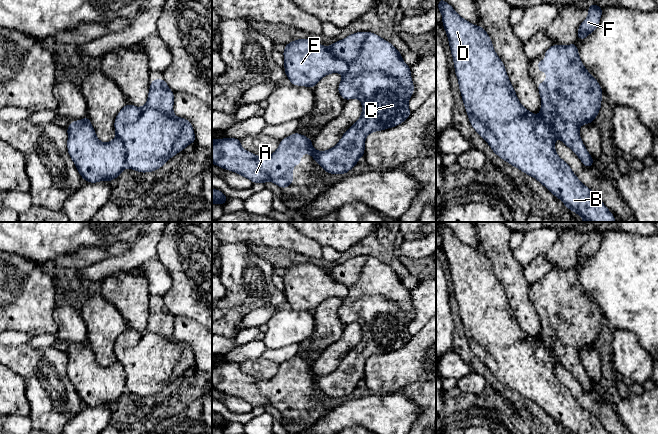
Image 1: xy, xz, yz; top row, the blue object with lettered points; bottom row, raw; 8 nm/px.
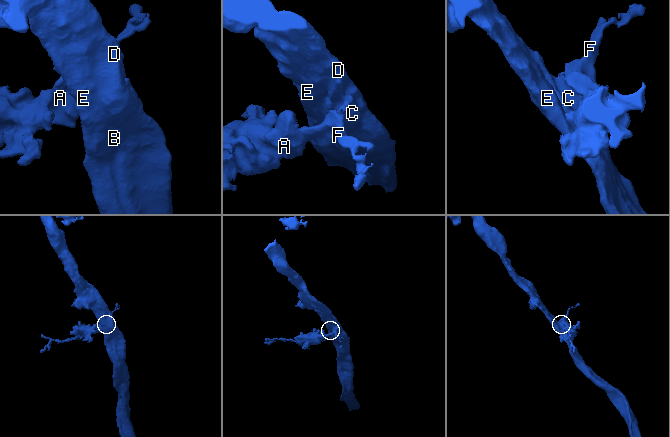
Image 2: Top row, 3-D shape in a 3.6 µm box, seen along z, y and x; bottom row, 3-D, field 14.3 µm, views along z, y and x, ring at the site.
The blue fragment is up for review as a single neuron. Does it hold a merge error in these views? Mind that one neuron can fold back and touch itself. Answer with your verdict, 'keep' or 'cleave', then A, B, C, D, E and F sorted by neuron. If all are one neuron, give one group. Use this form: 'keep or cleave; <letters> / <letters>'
keep; A B C D E F

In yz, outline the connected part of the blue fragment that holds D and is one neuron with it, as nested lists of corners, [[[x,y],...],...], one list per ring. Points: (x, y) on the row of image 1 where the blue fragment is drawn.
[[[439,0],[437,9],[442,14],[463,104],[475,131],[496,155],[538,180],[565,204],[566,209],[580,215],[583,222],[616,222],[602,200],[578,179],[569,164],[555,151],[555,139],[558,138],[578,156],[585,167],[594,164],[580,138],[579,128],[594,122],[601,109],[603,91],[584,67],[576,44],[552,45],[544,52],[546,59],[538,61],[538,71],[546,72],[546,81],[538,83],[541,108],[540,114],[535,115],[518,100],[506,68],[485,29],[463,19],[444,0]]]

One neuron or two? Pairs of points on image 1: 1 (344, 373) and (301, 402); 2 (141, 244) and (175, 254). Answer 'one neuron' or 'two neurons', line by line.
1: one neuron
2: two neurons

